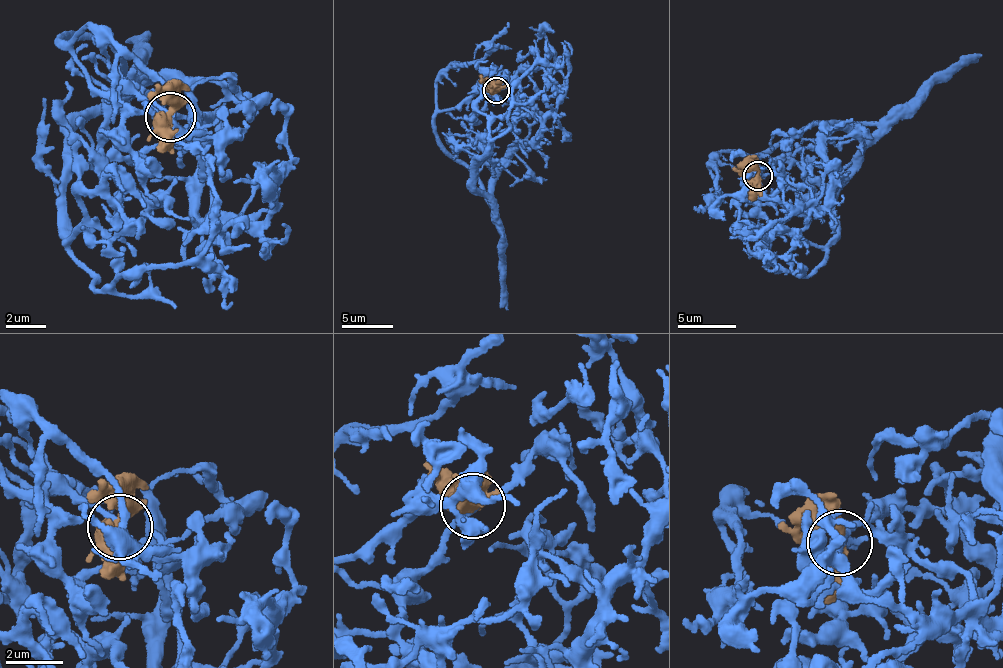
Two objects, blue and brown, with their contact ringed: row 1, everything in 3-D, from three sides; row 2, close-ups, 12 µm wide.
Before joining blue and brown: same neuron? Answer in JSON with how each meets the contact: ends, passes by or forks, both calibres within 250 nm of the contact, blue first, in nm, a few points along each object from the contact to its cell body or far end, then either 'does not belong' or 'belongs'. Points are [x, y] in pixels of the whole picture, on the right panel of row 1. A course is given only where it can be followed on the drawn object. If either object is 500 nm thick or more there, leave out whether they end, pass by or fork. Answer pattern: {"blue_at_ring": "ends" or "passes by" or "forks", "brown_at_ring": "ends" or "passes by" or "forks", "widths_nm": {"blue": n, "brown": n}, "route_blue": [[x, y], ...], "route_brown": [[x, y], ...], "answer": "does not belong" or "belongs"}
{"blue_at_ring": "passes by", "brown_at_ring": "forks", "widths_nm": {"blue": 200, "brown": 440}, "route_blue": [[757, 175], [791, 162], [806, 127], [854, 127], [824, 133], [822, 206], [755, 190], [716, 207], [725, 219]], "route_brown": [[757, 175], [732, 169]], "answer": "does not belong"}

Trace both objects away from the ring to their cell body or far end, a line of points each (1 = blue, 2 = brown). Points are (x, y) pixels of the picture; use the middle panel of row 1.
1: (495, 90), (467, 133), (444, 146), (484, 189), (493, 167), (541, 135), (564, 89), (542, 30), (554, 32)
2: (495, 90), (481, 74)

